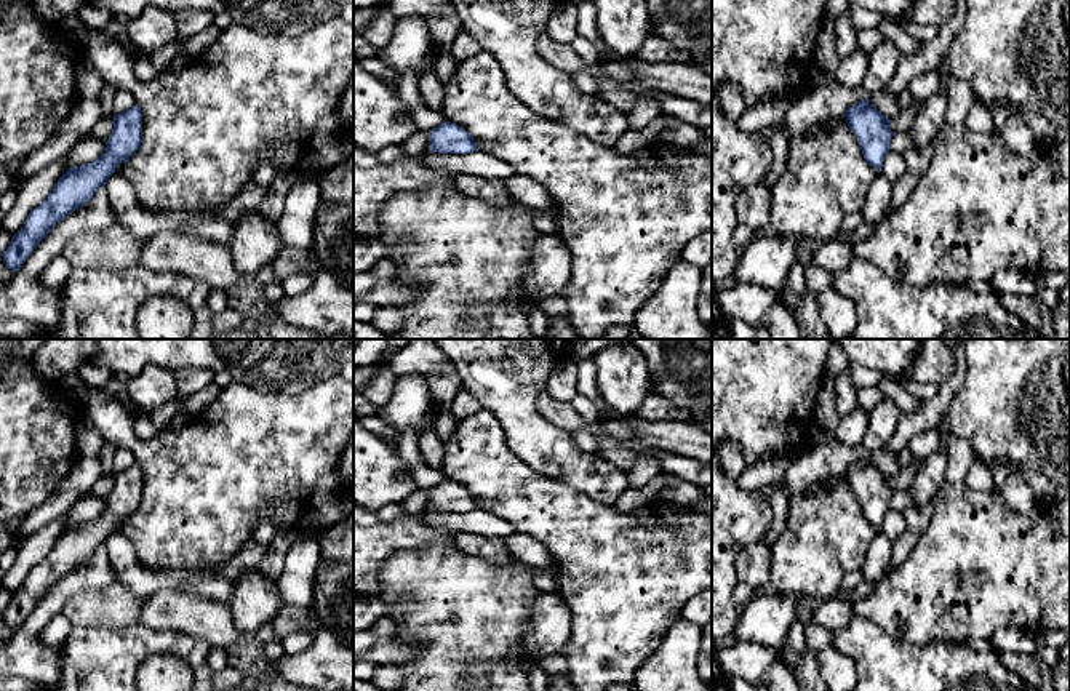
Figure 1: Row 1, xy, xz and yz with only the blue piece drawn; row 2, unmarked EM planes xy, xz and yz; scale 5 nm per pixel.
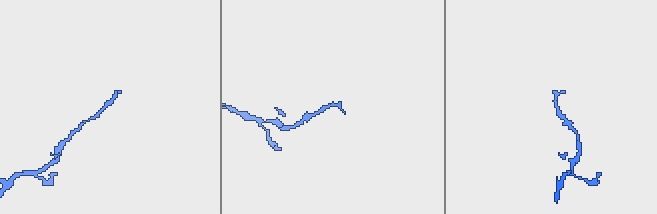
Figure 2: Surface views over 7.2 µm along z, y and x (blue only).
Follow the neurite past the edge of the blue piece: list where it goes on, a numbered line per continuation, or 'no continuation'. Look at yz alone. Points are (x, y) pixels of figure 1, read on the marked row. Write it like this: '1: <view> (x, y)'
no continuation

